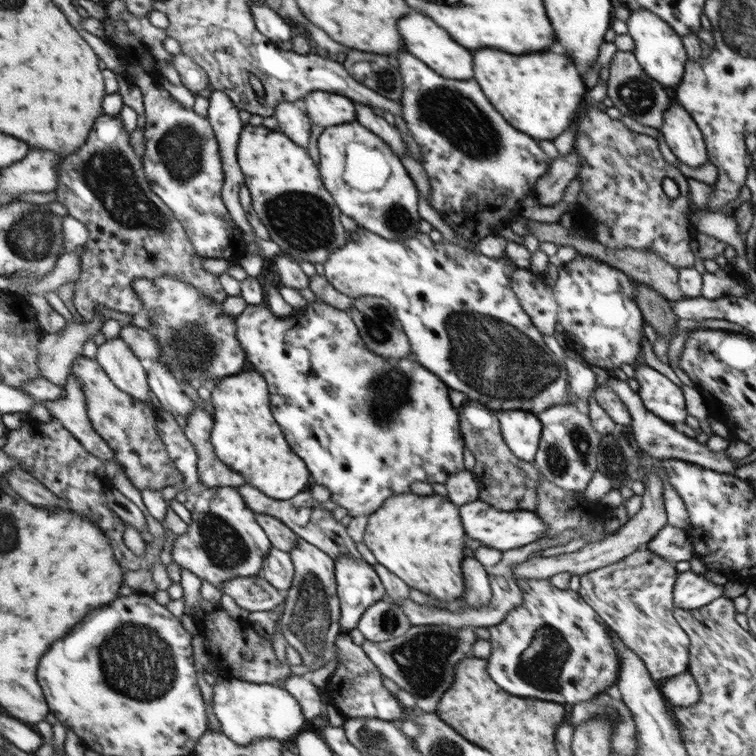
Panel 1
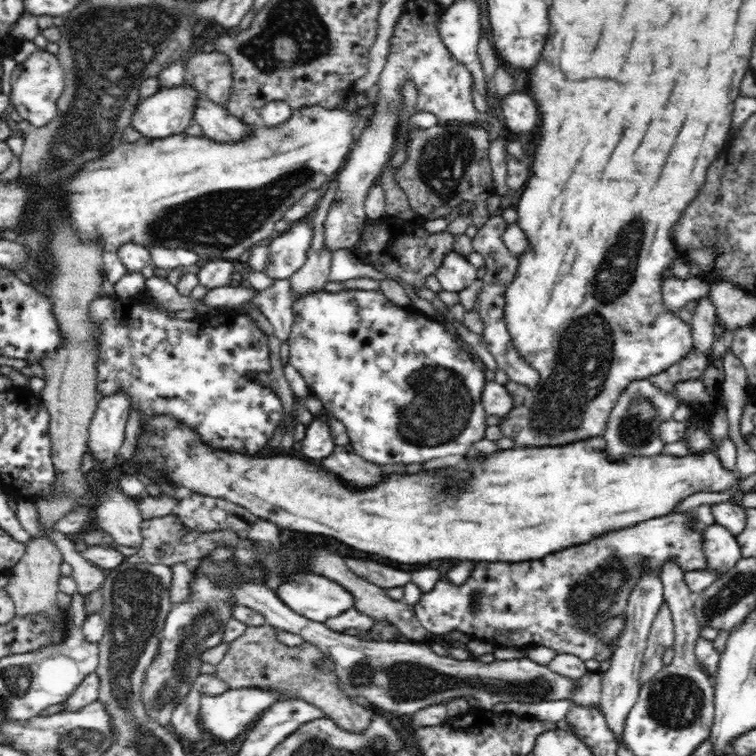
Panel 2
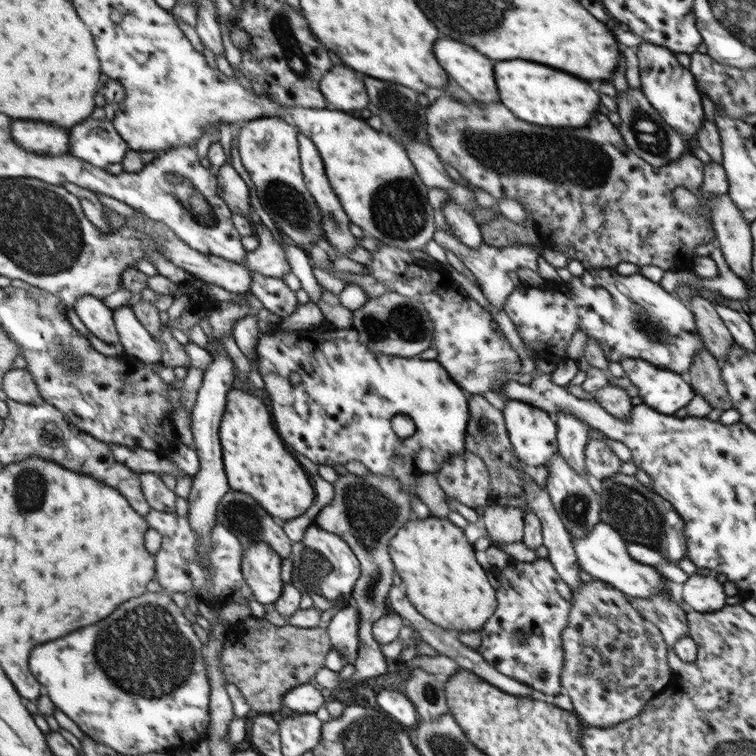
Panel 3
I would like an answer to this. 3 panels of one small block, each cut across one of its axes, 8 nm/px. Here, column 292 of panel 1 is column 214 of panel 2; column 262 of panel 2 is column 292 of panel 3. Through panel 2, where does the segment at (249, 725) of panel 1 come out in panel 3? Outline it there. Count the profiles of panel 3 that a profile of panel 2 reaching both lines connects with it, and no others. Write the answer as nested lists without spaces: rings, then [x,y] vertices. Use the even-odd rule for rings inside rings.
[[[308,682],[291,688],[283,696],[281,711],[284,714],[315,713],[325,703],[320,687]]]

